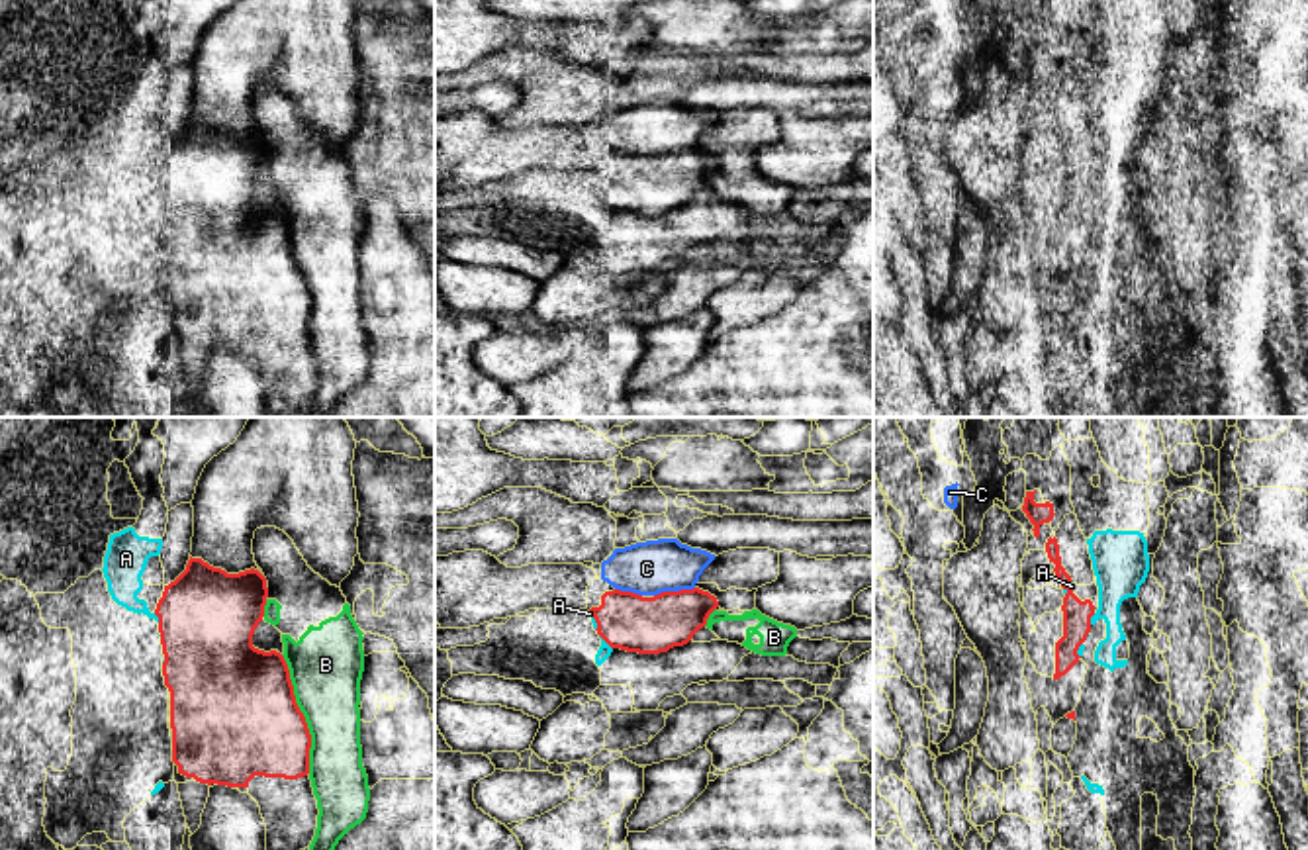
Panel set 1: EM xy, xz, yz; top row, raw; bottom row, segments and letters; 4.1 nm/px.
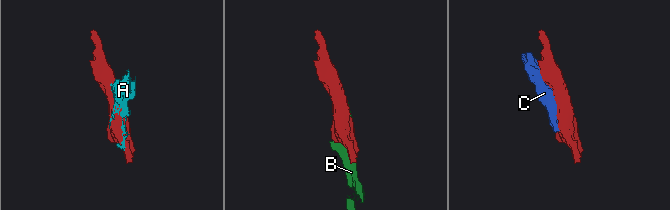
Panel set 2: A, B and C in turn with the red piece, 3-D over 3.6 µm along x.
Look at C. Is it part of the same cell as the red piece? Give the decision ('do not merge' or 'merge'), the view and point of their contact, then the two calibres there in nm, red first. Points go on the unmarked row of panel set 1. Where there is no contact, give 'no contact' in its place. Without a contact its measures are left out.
do not merge; contact xz (674, 153); calibres 240 and 220 nm

